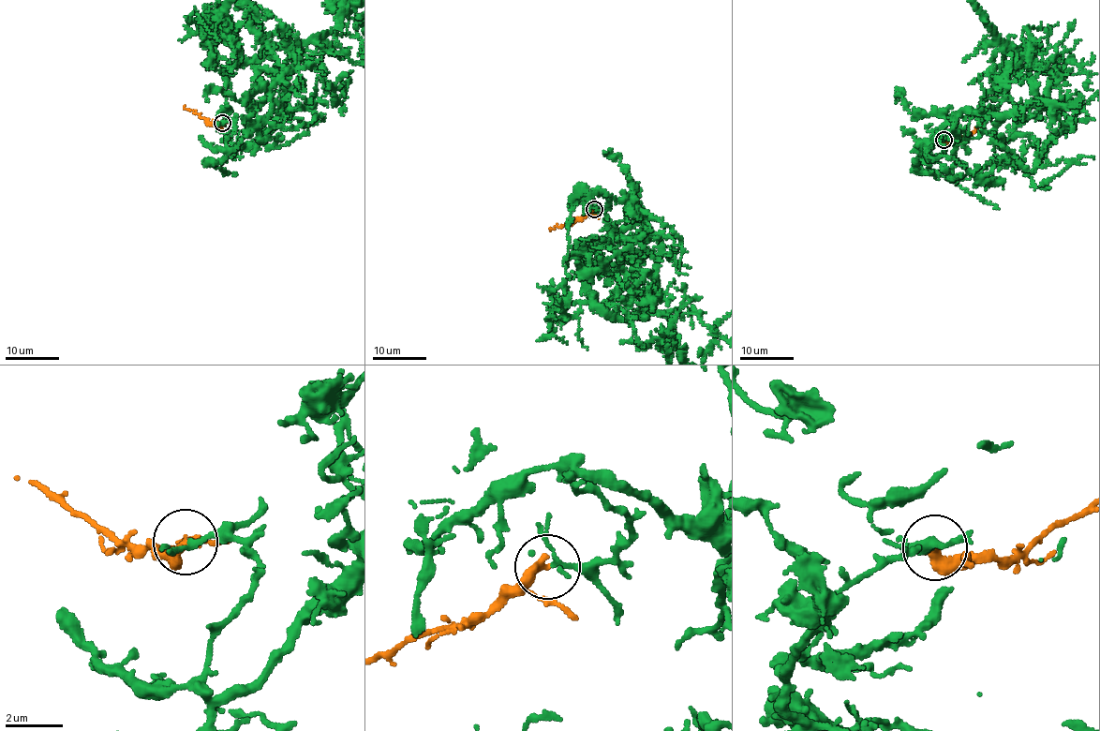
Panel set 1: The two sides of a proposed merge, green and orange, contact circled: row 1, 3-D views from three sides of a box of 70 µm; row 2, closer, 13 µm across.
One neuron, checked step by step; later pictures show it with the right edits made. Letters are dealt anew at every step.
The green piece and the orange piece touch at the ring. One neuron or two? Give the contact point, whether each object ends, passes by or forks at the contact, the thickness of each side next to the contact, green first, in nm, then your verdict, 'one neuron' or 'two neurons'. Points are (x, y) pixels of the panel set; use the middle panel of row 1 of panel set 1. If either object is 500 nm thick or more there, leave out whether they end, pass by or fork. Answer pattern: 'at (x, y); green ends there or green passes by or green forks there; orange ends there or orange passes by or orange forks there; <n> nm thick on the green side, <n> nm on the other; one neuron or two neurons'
at (594, 209); green passes by; orange ends there; 130 nm thick on the green side, 340 nm on the other; one neuron

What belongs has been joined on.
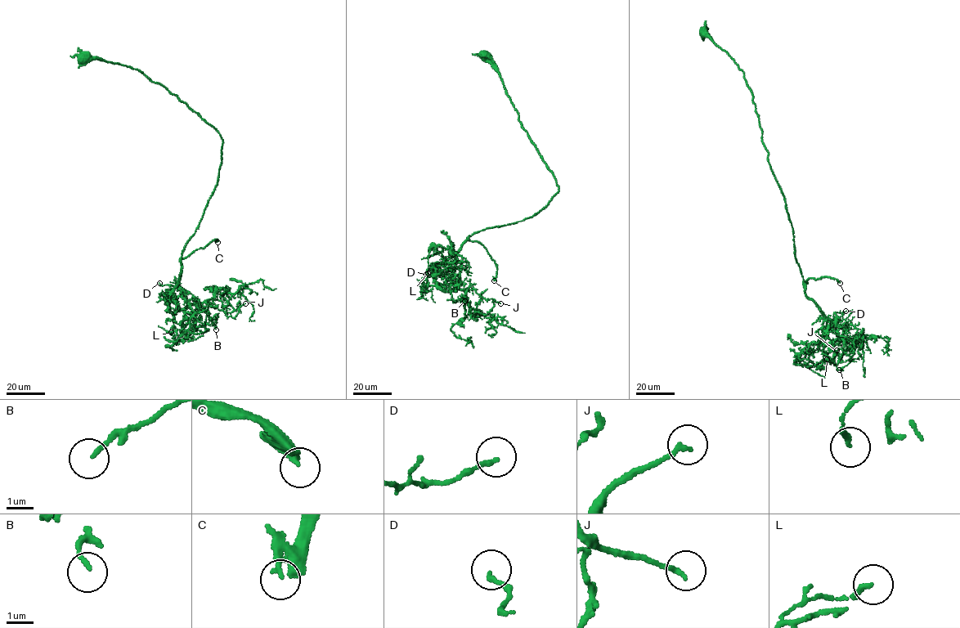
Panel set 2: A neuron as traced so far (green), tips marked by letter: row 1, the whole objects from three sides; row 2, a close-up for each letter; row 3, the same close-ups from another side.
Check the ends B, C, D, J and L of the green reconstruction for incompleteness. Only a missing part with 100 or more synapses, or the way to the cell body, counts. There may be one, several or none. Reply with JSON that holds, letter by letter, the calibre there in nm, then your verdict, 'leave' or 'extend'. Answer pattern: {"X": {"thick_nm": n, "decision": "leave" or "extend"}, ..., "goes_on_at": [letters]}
{"B": {"thick_nm": 150, "decision": "leave"}, "C": {"thick_nm": 190, "decision": "extend"}, "D": {"thick_nm": 160, "decision": "leave"}, "J": {"thick_nm": 180, "decision": "leave"}, "L": {"thick_nm": 180, "decision": "leave"}, "goes_on_at": ["C"]}

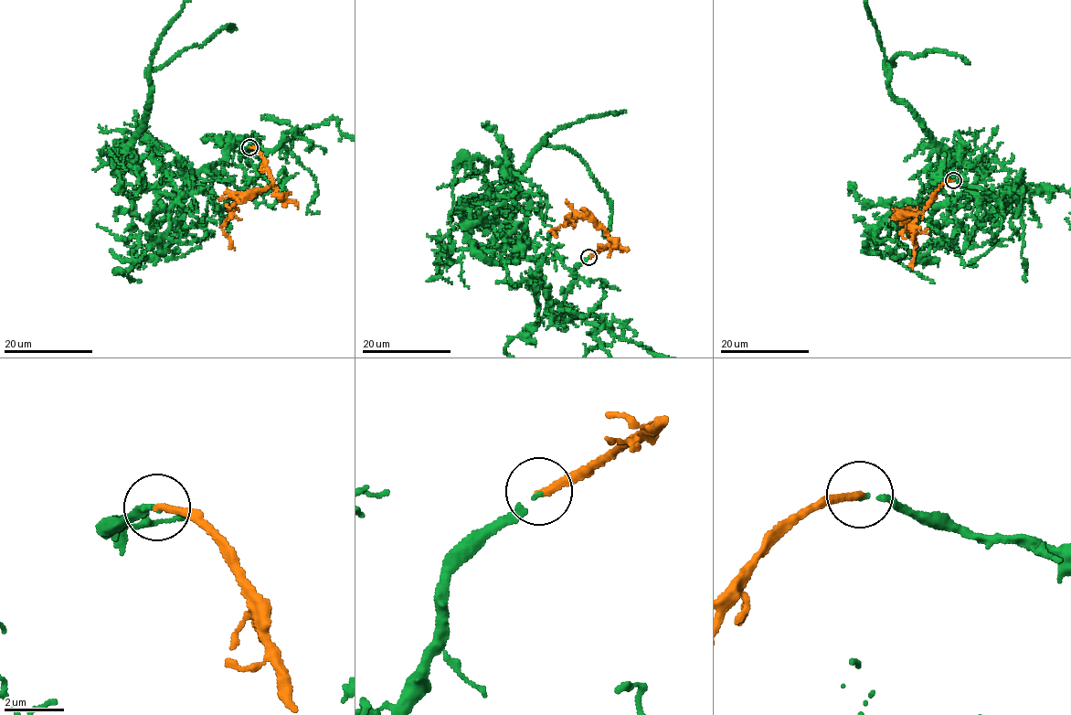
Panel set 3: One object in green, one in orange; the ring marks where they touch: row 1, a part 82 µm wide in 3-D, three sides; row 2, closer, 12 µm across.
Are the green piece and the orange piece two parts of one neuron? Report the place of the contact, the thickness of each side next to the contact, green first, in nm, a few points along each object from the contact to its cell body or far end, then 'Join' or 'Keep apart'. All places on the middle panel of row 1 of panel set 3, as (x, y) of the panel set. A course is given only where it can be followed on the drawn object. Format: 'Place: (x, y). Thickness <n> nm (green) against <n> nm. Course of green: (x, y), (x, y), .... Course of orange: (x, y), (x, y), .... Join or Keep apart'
Place: (588, 257). Thickness 150 nm (green) against 260 nm. Course of orange: (588, 256), (597, 254), (610, 243), (607, 232), (593, 222), (581, 217), (575, 218), (551, 230), (556, 238). Join

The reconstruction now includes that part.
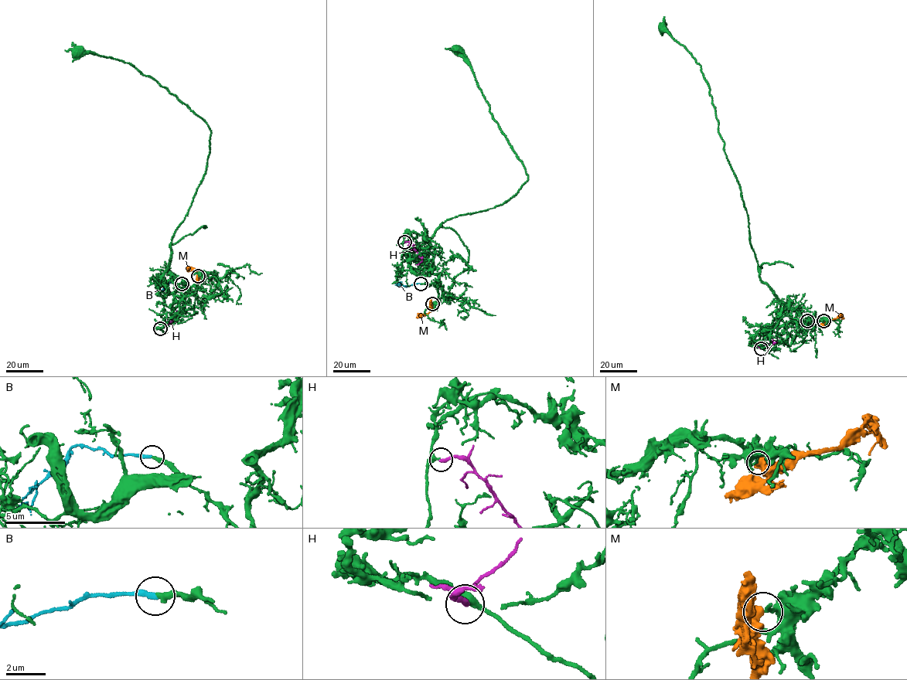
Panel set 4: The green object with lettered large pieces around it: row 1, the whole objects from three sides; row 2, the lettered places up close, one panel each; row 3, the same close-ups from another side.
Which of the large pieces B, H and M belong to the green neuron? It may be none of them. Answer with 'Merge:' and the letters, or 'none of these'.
Merge: B

